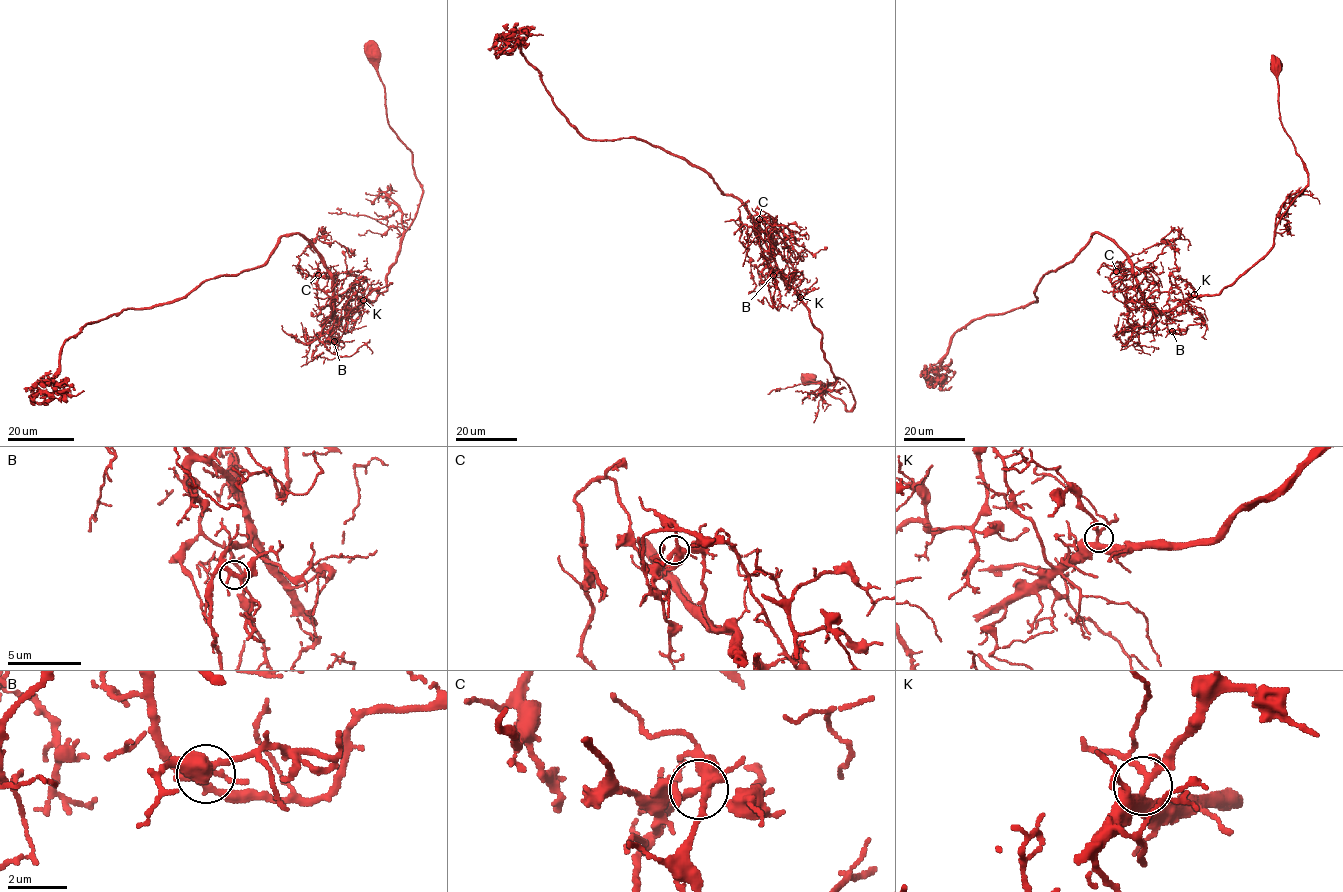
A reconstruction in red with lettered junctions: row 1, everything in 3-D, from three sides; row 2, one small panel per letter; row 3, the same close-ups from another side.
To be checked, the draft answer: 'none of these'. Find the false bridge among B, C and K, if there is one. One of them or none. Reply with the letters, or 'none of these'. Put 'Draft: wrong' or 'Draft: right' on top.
Draft: wrong
C

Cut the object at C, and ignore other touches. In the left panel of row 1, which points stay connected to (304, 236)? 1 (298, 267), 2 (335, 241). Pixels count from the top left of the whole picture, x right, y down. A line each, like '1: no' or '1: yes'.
1: no
2: no

